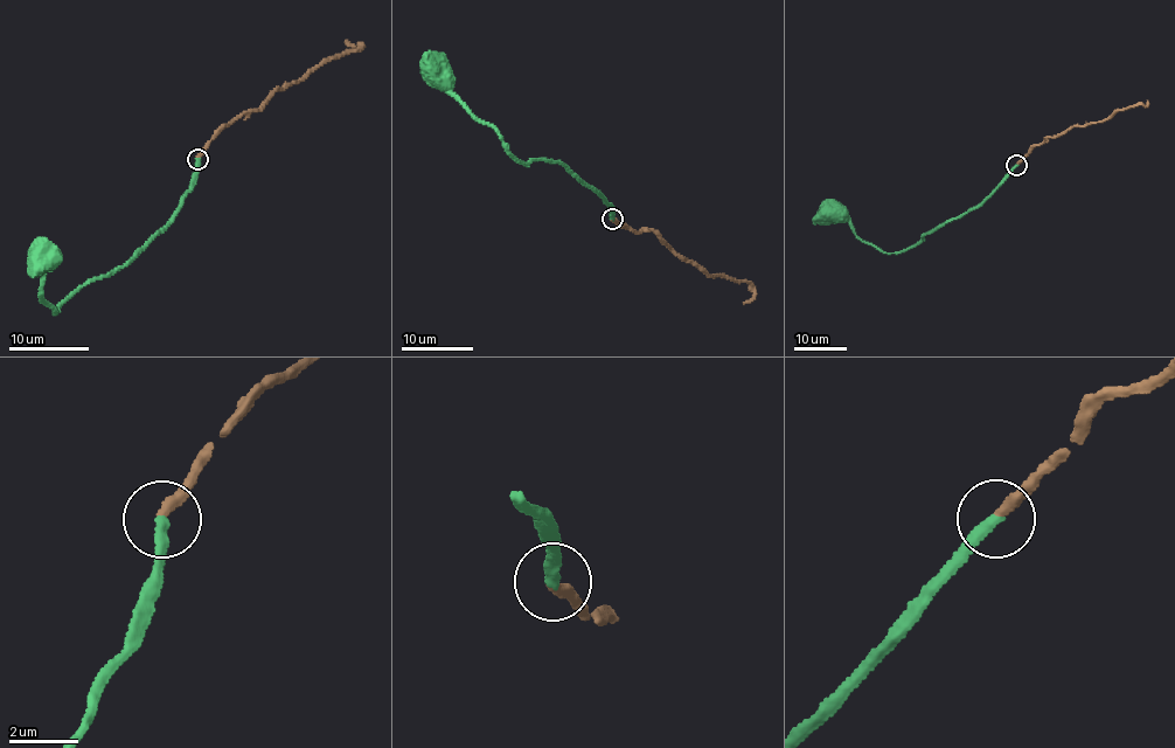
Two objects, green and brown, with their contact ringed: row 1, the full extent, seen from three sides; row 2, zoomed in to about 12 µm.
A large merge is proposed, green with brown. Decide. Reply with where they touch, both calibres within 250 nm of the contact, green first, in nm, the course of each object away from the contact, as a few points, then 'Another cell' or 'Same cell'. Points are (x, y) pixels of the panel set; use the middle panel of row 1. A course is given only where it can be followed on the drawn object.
Place: (612, 219). Thickness 320 nm (green) against 320 nm. Course of green: (611, 219), (611, 207), (562, 164), (550, 159), (520, 163), (498, 131), (461, 104), (435, 77), (435, 70). Course of brown: (611, 219), (635, 231), (658, 233), (708, 275), (749, 282), (755, 296), (743, 303). Same cell

